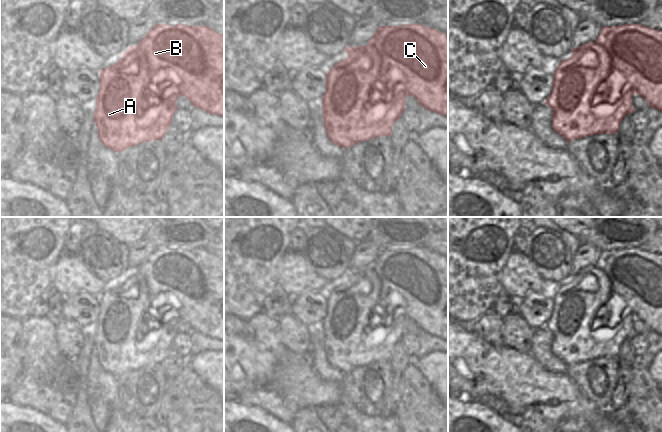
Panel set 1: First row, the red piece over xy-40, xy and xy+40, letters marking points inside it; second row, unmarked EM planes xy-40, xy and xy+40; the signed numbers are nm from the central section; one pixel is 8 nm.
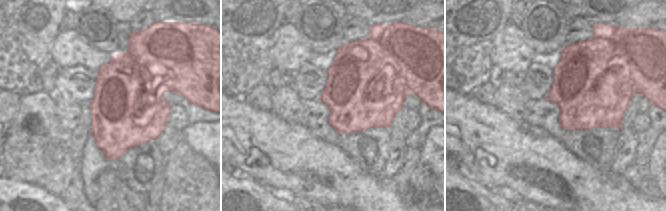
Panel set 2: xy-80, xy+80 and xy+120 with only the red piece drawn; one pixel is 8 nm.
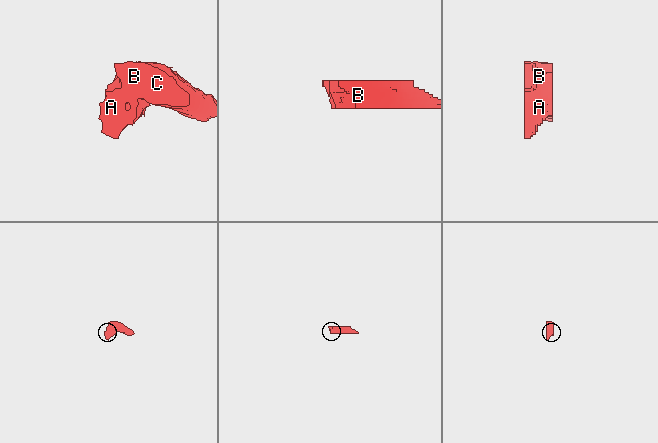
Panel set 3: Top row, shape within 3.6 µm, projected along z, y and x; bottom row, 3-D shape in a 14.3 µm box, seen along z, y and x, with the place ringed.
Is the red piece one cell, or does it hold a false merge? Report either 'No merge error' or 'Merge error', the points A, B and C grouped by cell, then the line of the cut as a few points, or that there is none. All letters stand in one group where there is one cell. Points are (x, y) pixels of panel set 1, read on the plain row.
Merge error. Groups: A / B C. Split along xy (368, 267), (381, 281), (372, 322), (397, 306), (409, 318)

